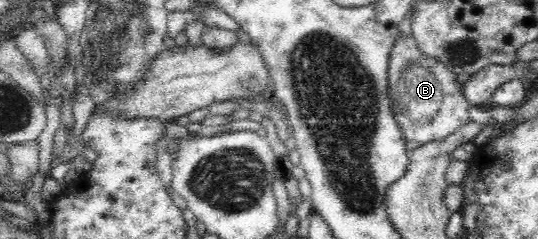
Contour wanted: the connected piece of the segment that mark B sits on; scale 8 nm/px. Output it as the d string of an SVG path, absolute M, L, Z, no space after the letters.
M401 34L398 36L389 58L389 98L393 101L393 114L401 126L406 141L415 142L418 145L443 141L443 138L454 134L460 126L470 120L468 110L472 105L463 98L459 88L462 84L456 81L455 75L438 61L424 57L419 52L413 36L402 36Z

